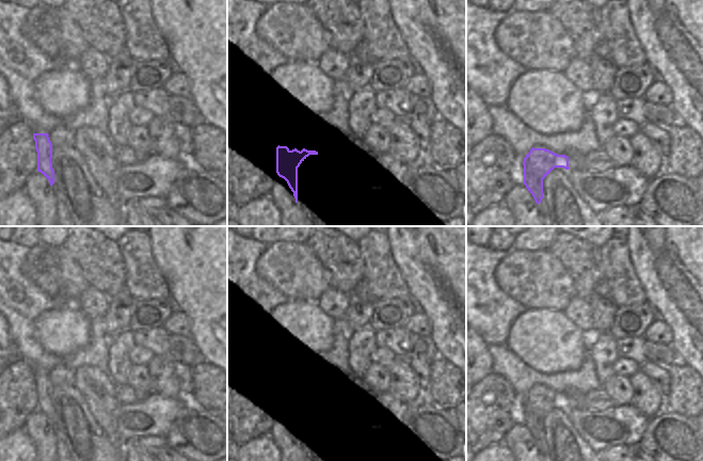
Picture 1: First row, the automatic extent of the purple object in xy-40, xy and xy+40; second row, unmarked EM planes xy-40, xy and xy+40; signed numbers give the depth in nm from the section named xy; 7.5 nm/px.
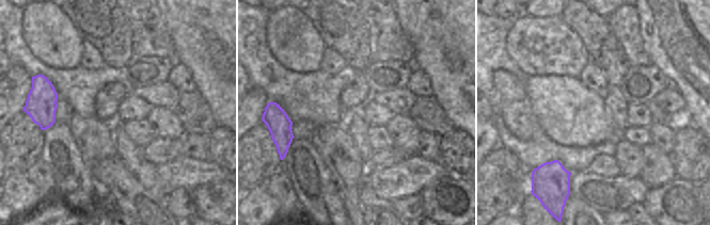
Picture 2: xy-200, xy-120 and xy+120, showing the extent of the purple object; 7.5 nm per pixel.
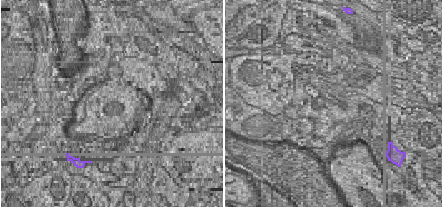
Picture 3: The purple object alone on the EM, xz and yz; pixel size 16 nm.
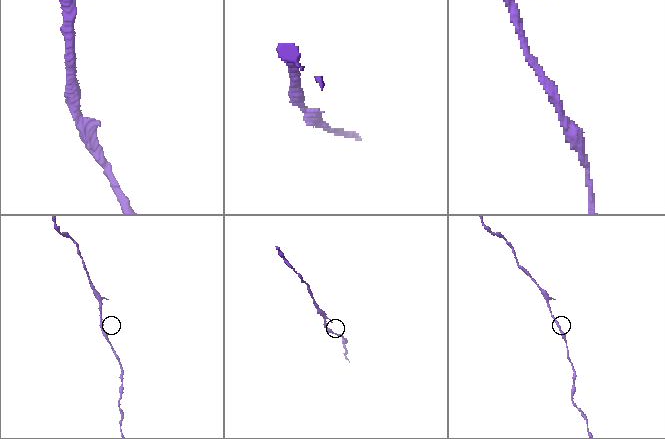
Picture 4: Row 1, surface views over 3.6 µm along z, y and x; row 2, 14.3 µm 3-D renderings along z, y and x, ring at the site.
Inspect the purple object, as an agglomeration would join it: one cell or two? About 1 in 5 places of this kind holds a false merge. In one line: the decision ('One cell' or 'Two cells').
One cell

